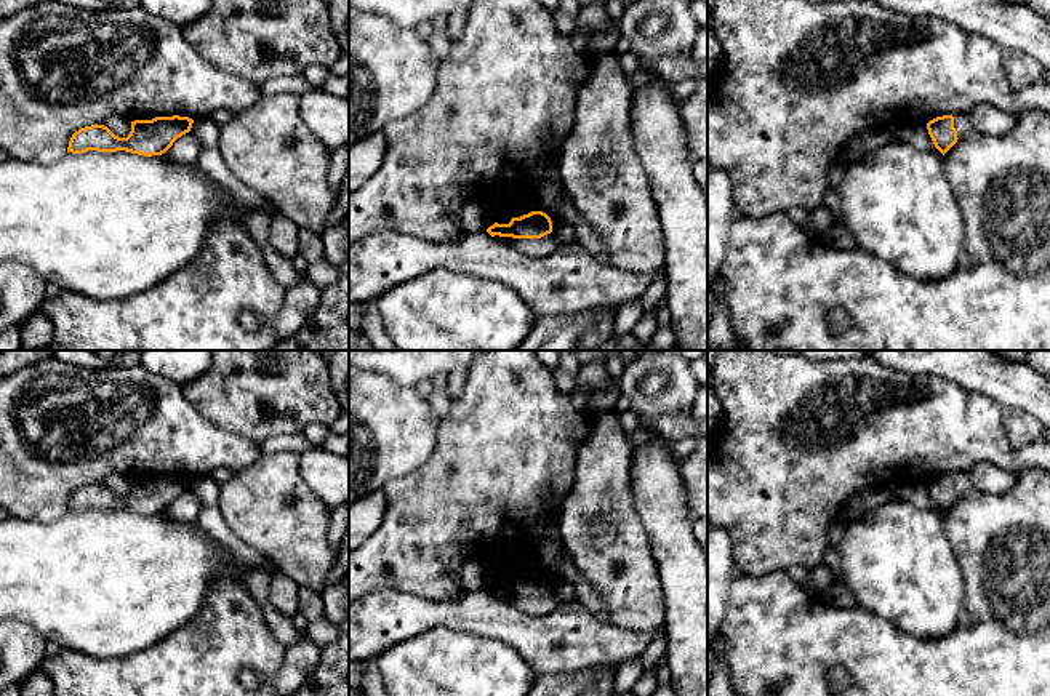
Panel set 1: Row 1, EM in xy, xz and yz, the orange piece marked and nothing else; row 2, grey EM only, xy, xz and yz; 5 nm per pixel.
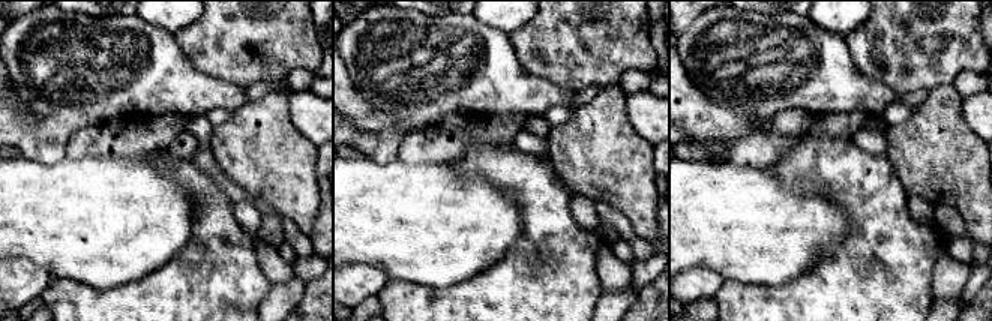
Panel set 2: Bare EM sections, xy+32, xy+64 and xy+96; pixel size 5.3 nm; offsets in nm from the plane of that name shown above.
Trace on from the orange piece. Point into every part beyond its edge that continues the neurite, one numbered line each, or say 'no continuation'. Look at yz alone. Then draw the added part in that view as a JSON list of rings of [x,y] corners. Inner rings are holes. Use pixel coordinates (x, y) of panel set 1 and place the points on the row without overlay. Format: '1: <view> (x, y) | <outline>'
1: yz (962, 482) | [[[954,472],[952,475],[957,496],[962,496],[964,493],[973,488],[968,472]]]

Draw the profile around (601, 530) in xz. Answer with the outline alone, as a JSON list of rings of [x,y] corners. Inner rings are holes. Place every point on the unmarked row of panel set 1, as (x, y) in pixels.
[[[595,413],[578,454],[575,482],[559,514],[560,536],[576,570],[600,595],[610,624],[632,632],[655,632],[664,627],[664,592],[629,486],[632,451],[618,414]]]

